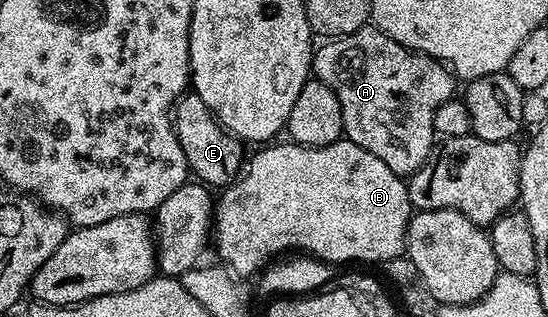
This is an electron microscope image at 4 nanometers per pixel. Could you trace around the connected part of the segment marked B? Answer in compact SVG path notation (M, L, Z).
M346 139L334 141L325 147L309 147L294 143L275 144L279 143L271 143L260 148L263 150L253 154L251 162L249 162L249 157L239 176L222 190L223 198L220 201L218 198L214 202L213 249L215 245L216 251L219 252L220 259L218 258L218 260L231 273L246 279L245 277L249 276L250 273L258 274L272 259L278 258L280 255L290 254L292 251L302 251L304 254L328 263L336 263L335 261L378 261L378 263L384 263L404 252L407 243L407 225L413 216L413 206L407 194L407 181L400 174L389 171L389 167L385 167L385 163L381 163L381 159L377 159L377 155L365 151L365 147L357 147L357 143Z

